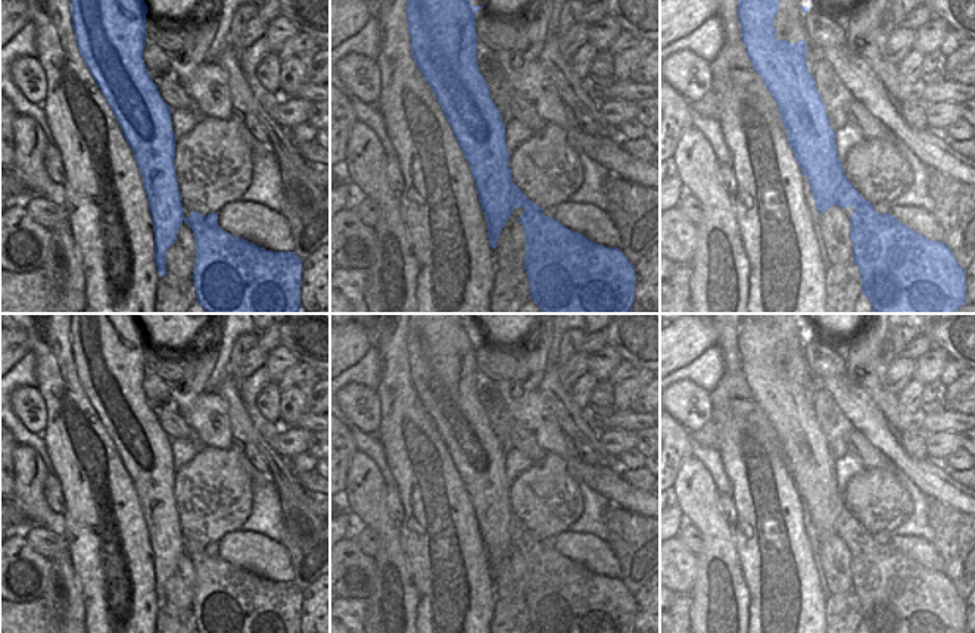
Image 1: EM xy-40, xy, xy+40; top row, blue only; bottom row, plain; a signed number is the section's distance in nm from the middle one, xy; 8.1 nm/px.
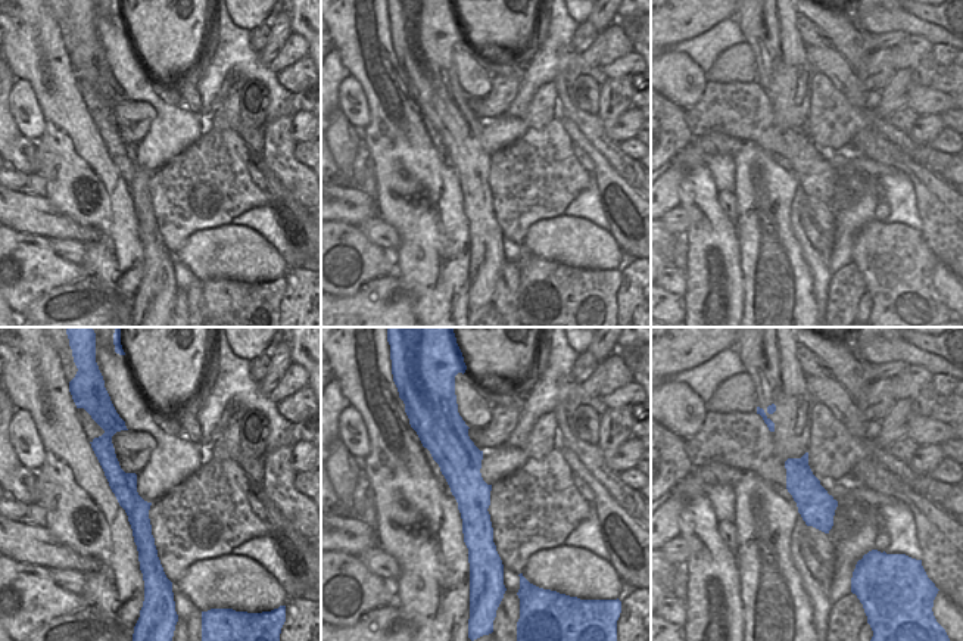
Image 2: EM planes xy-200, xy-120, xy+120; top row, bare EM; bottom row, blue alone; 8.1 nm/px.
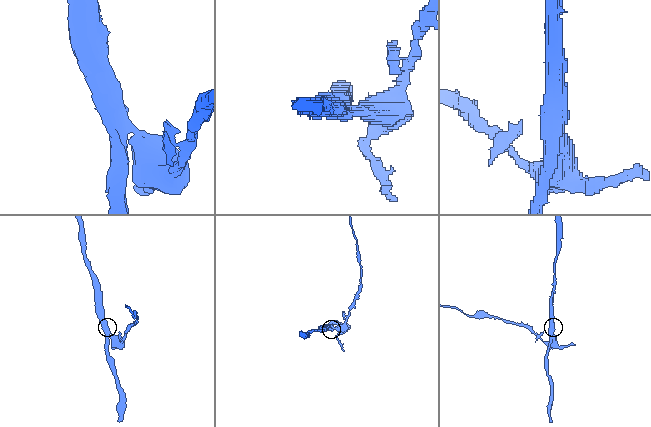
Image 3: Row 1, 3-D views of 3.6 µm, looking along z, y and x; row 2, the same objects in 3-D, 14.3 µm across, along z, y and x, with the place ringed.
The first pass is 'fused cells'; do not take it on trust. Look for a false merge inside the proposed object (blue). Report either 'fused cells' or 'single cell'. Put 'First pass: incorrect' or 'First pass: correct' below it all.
fused cells
First pass: correct

